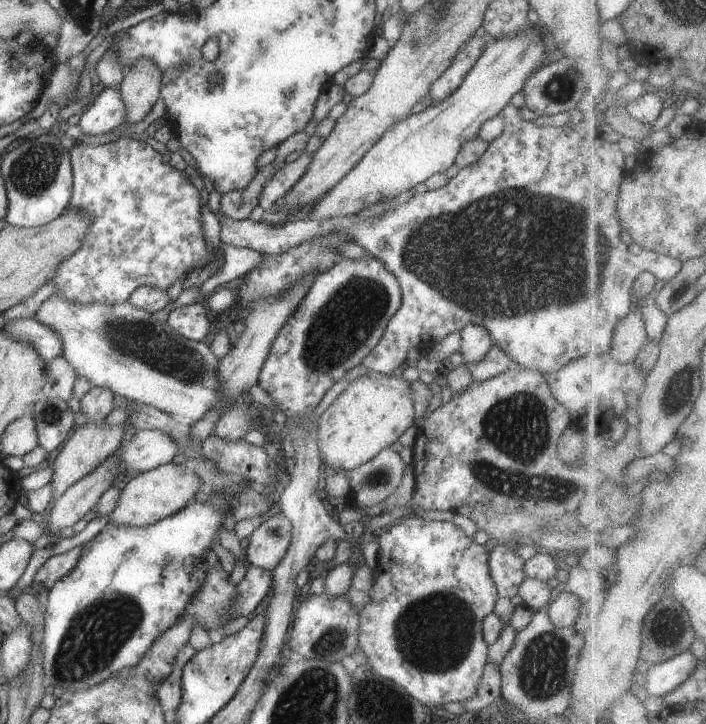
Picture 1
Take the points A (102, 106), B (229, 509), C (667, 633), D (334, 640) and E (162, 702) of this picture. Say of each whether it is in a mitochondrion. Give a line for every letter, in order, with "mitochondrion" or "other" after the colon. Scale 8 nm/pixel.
A: other
B: other
C: other
D: mitochondrion
E: other

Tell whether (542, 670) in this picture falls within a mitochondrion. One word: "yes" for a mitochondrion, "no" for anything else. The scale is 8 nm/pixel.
yes

